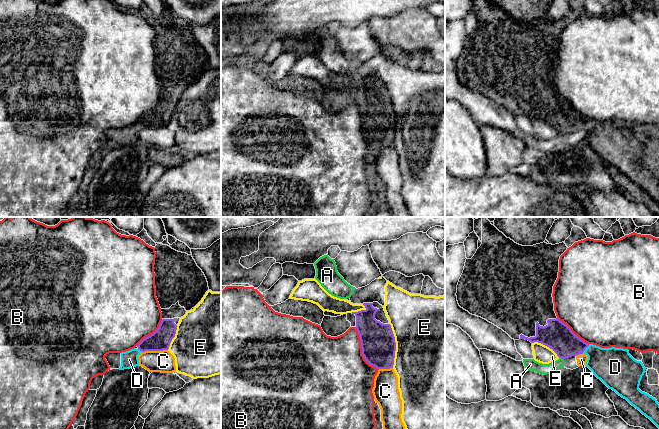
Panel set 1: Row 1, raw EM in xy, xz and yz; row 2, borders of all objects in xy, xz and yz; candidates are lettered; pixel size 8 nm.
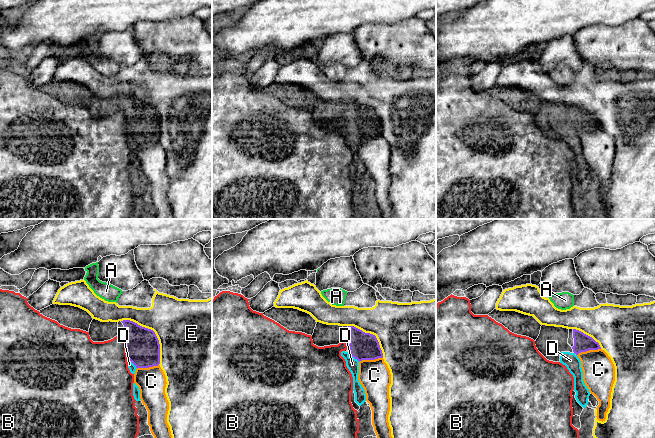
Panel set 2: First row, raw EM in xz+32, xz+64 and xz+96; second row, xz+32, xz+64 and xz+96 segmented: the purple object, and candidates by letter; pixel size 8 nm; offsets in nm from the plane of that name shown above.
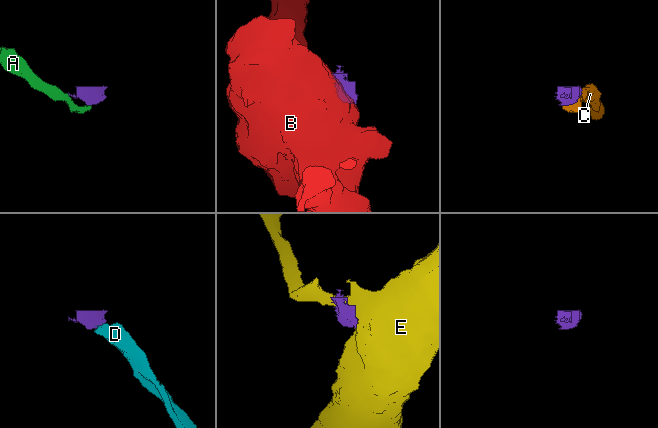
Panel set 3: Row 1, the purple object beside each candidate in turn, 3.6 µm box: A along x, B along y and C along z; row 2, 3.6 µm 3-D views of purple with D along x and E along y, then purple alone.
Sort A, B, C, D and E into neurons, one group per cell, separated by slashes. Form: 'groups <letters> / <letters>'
groups A C / B / D / E

